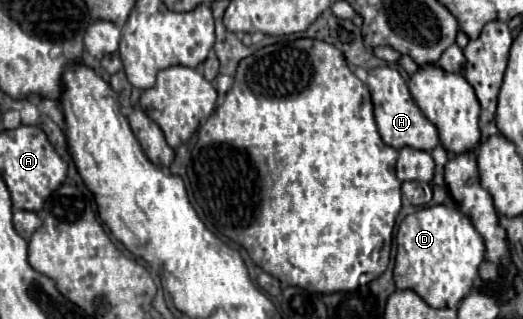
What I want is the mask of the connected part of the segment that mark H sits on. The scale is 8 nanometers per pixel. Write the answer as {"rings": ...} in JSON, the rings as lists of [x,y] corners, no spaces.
{"rings":[[[376,67],[368,71],[368,81],[366,81],[370,93],[372,93],[372,103],[374,103],[374,119],[378,125],[378,133],[382,141],[394,149],[400,147],[416,147],[422,151],[432,151],[440,139],[436,127],[422,115],[422,111],[416,107],[408,85],[404,77],[400,75],[398,69],[392,67]]]}

